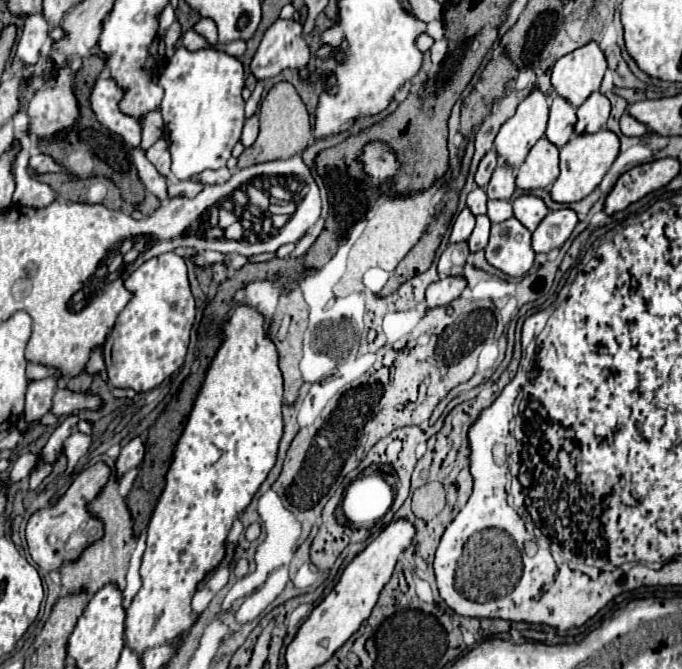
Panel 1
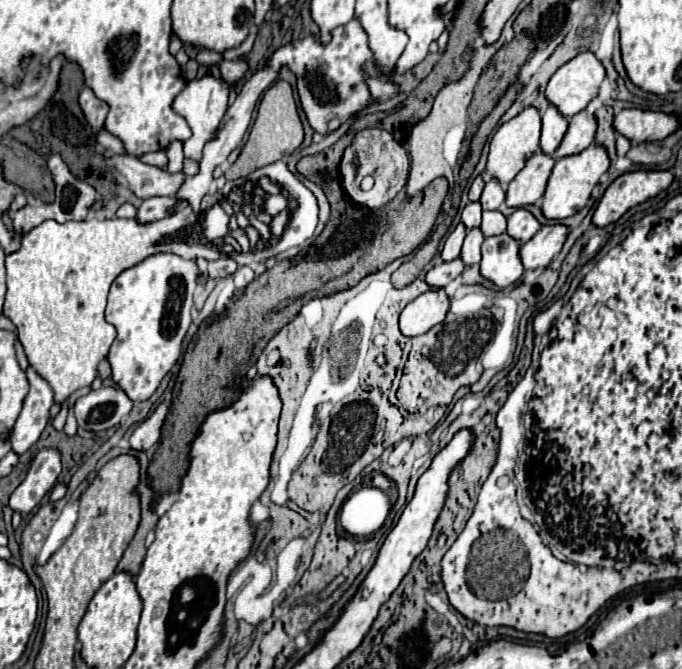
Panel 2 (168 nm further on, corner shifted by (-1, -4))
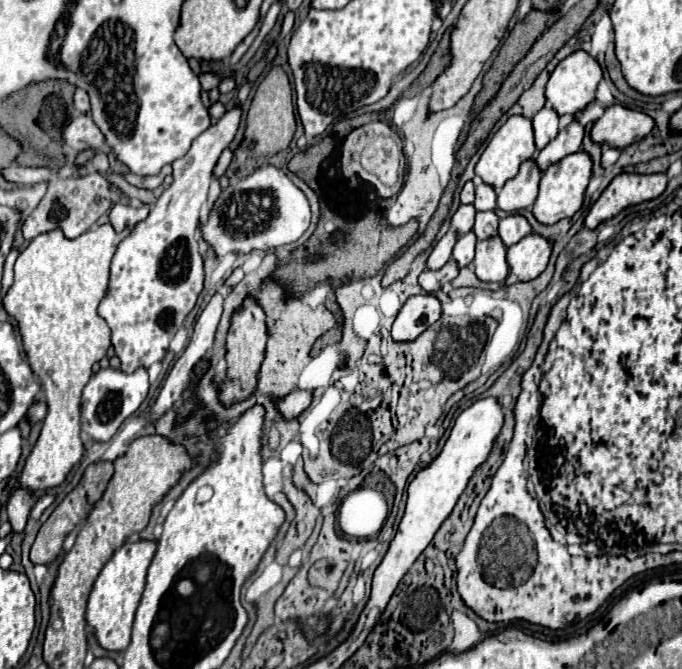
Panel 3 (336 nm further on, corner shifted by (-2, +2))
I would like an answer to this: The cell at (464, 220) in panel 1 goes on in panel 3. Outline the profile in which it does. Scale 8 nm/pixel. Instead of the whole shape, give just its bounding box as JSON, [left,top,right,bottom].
[427,228,457,270]

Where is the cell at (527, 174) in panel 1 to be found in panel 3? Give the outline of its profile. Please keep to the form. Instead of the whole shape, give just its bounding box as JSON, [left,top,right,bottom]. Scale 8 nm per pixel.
[497,158,541,212]

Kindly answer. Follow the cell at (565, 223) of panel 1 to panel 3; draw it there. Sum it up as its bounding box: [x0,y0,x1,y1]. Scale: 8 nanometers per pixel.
[507,232,553,282]

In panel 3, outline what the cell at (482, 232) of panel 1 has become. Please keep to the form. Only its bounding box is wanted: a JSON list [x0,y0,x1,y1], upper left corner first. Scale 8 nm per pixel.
[453,232,477,268]

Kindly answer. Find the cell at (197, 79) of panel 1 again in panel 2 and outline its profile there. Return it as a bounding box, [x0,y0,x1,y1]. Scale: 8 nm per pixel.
[174,76,228,160]

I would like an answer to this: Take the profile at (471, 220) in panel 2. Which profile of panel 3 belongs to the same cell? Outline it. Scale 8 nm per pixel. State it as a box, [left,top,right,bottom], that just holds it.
[451,204,475,236]

